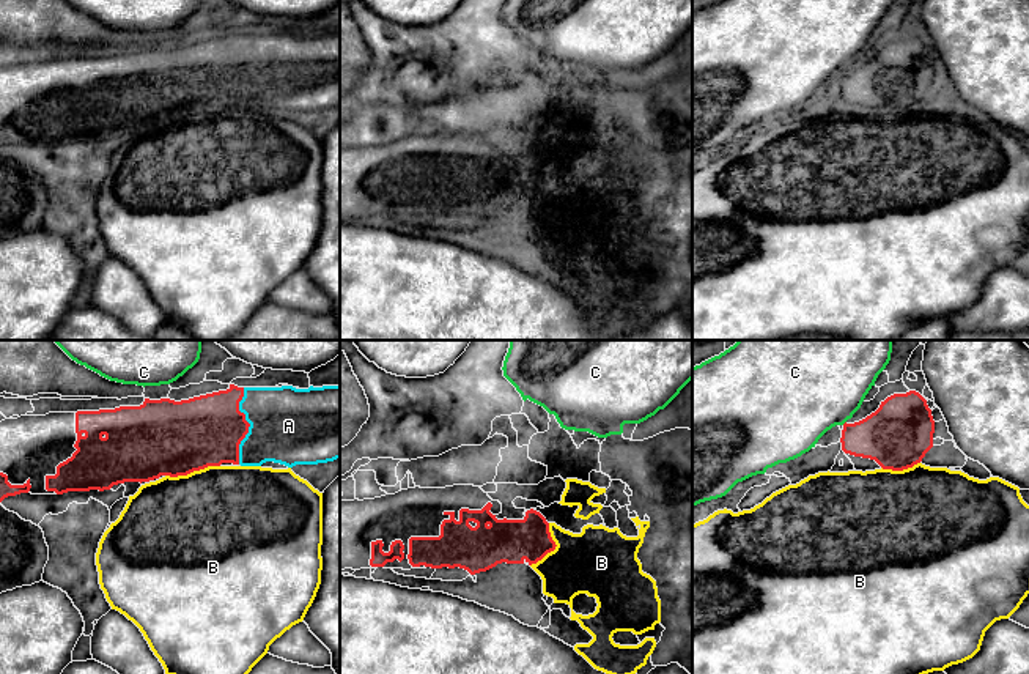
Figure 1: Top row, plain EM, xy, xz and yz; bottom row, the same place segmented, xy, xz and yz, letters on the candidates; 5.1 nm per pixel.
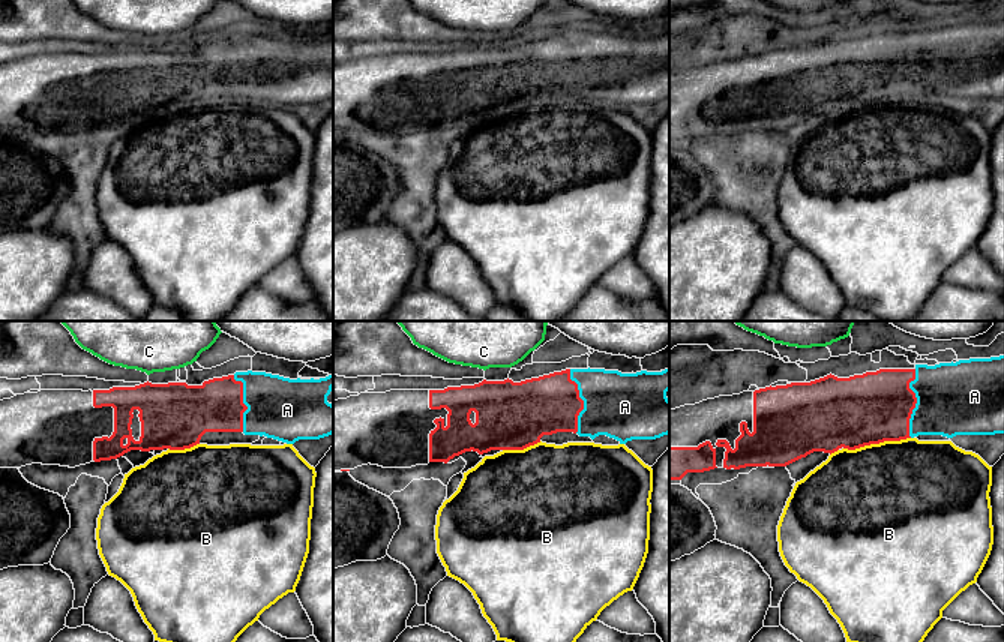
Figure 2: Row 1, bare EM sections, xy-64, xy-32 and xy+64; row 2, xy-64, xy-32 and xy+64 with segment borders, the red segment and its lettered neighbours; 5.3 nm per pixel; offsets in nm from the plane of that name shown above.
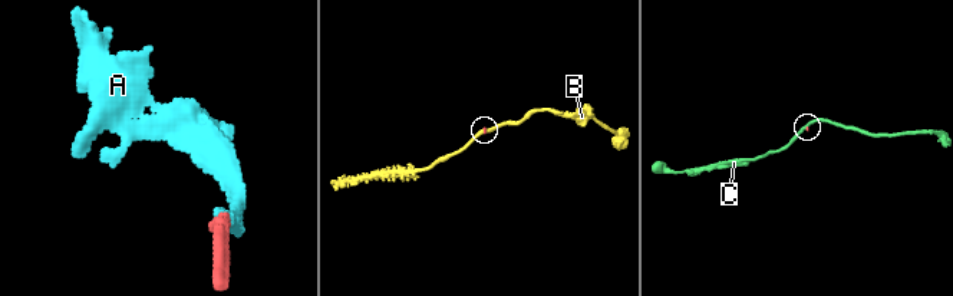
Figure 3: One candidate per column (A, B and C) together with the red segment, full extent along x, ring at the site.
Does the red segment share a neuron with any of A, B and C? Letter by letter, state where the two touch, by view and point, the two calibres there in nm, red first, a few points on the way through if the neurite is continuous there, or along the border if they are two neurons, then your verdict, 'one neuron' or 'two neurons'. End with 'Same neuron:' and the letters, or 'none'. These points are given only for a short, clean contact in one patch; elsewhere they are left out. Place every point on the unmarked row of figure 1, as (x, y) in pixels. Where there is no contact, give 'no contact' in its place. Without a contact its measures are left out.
A: xy (249, 73) | 360/400 nm | across xy (206, 77), (249, 73), (288, 73) | one neuron
B: xy (192, 118) | 380/500 nm | along xy (219, 112), (210, 112), (186, 122), (165, 123) | two neurons
C: no contact | two neurons
Same neuron: A

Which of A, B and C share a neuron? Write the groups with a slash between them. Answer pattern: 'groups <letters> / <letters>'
groups A / B / C

